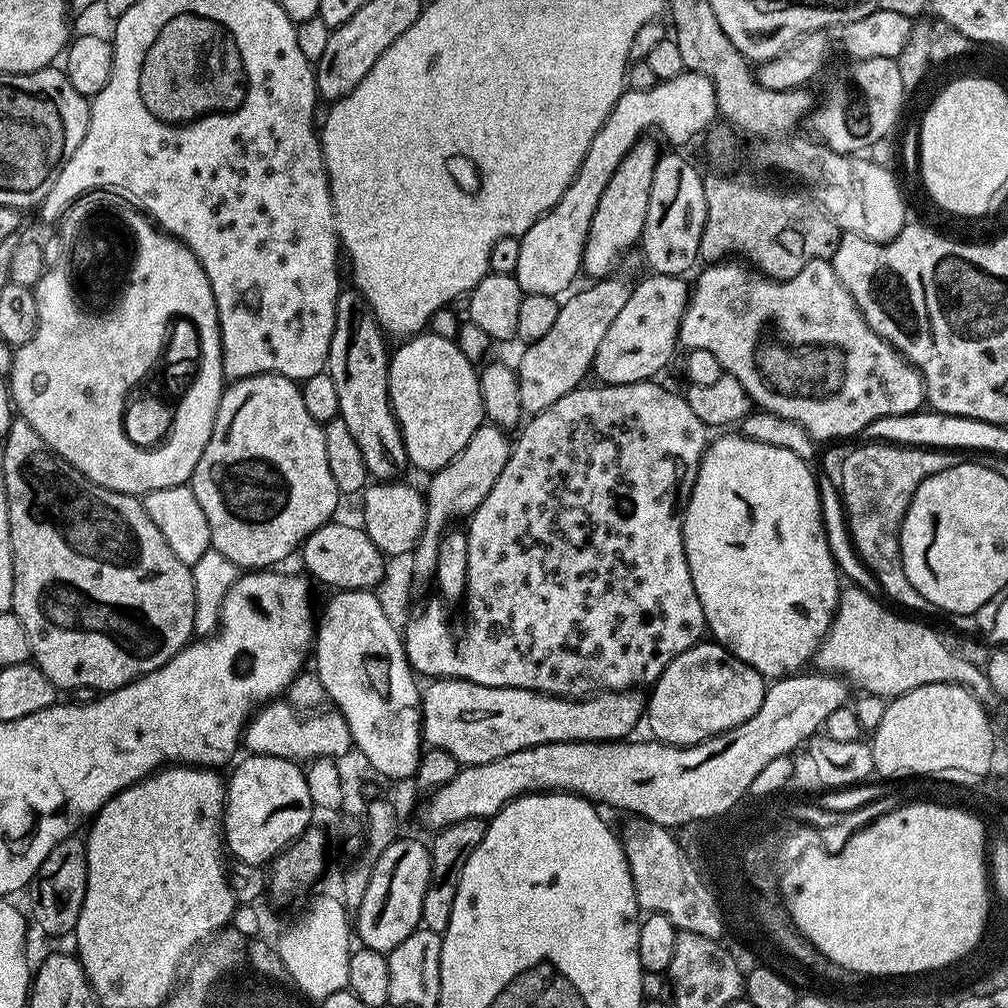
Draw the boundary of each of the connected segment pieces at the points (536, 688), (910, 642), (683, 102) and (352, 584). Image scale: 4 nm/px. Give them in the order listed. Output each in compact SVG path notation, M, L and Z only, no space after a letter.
M651 379L643 380L642 382L630 382L629 384L600 384L599 386L595 386L596 388L588 388L589 386L575 388L570 394L558 398L558 402L554 402L554 406L535 413L529 419L532 421L528 425L525 423L519 429L519 432L521 431L520 437L517 440L515 438L511 441L509 460L506 462L506 466L503 467L502 474L498 475L497 482L491 487L486 498L482 499L482 504L471 514L470 519L467 521L469 524L466 524L466 531L468 533L468 581L466 582L466 591L464 591L464 599L462 601L462 607L464 607L464 633L461 634L460 641L456 644L456 636L452 633L451 626L444 621L443 606L445 607L445 605L439 599L436 599L437 601L430 601L421 612L418 612L418 610L413 611L408 618L408 624L405 625L402 631L406 658L410 662L413 672L419 674L421 677L428 676L427 678L469 680L478 686L521 688L522 690L530 690L531 692L546 692L549 696L583 698L598 692L636 690L644 686L640 684L651 686L660 677L662 670L666 670L666 666L670 666L670 662L674 662L674 658L678 658L678 654L682 654L686 650L690 650L694 645L701 643L703 636L700 635L705 635L706 632L704 611L702 610L702 602L698 602L698 590L694 590L694 578L690 578L690 566L686 562L686 546L684 542L686 539L686 509L688 498L692 494L692 487L700 469L700 460L704 457L704 452L710 443L710 429L694 415L694 410L690 410L690 406L686 406L683 395L679 391L671 392L670 389L663 388L662 385L656 383L660 382Z
M845 587L841 591L832 624L815 654L814 664L821 672L839 676L849 685L857 684L859 691L869 696L895 698L931 684L957 684L977 698L993 695L987 671L981 665L958 658L946 646L941 633L891 612L860 588Z
M686 70L678 74L678 78L659 81L650 90L625 90L614 110L610 110L602 130L594 134L590 150L586 150L586 158L566 194L562 194L559 202L520 237L522 251L514 273L518 286L526 294L559 297L560 292L567 293L576 275L579 277L582 272L584 247L598 198L602 198L602 190L606 190L614 170L618 170L628 151L649 134L665 136L672 144L688 144L715 120L718 120L718 113L714 82L710 82L706 74Z
M329 522L322 525L300 545L298 556L304 559L303 571L313 581L316 579L318 583L325 584L328 590L349 592L375 589L383 576L385 554L368 537L363 527L356 525L355 528L352 524L336 523Z

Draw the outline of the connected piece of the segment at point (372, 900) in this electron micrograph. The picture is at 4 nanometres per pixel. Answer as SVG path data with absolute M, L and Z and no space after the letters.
M399 838L393 841L392 844L388 845L386 850L378 858L376 864L372 868L372 873L370 874L369 886L366 889L366 894L363 895L361 906L354 912L354 932L358 937L360 935L359 943L365 948L370 950L378 950L385 954L390 953L394 950L394 946L398 946L398 942L402 942L402 938L410 938L410 934L415 932L417 928L421 927L420 915L422 914L422 898L426 898L426 886L430 882L430 862L432 861L432 854L427 843L424 844L420 840L405 840L405 838Z

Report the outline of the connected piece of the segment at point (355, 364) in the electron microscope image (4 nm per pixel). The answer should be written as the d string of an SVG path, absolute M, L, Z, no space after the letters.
M355 290L341 291L338 302L336 303L336 321L334 322L334 334L330 342L330 350L328 351L328 363L326 372L334 380L335 389L338 392L338 406L340 407L338 418L342 422L346 422L346 427L350 430L350 434L354 437L354 442L358 442L358 450L362 450L362 462L366 462L366 470L369 477L375 478L380 482L395 481L397 478L403 477L404 468L409 467L408 455L406 454L406 446L404 439L400 433L400 424L396 421L396 416L392 412L392 403L388 397L388 361L390 359L389 349L384 349L385 333L382 331L379 324L376 323L376 317L368 308L368 304L364 301L363 296Z

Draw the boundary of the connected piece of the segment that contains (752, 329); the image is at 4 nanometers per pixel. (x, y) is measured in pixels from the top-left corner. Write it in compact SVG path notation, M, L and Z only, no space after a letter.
M736 258L712 262L704 266L704 269L702 268L699 269L701 272L696 284L694 280L690 288L688 308L684 311L684 317L680 323L679 343L685 349L710 350L710 354L714 354L714 358L718 358L718 362L724 367L725 373L738 378L738 382L742 382L742 390L746 390L746 394L751 396L753 405L757 409L798 422L798 426L802 426L810 433L813 440L823 442L823 440L840 440L843 436L854 434L856 436L866 426L870 426L872 422L884 416L910 415L925 407L924 378L920 375L920 369L914 364L909 364L896 349L891 348L878 334L874 334L874 330L870 330L870 326L857 310L854 298L848 293L846 286L842 286L842 282L834 274L828 260L810 262L810 266L806 266L789 280L769 280L767 276L753 270L747 263Z

